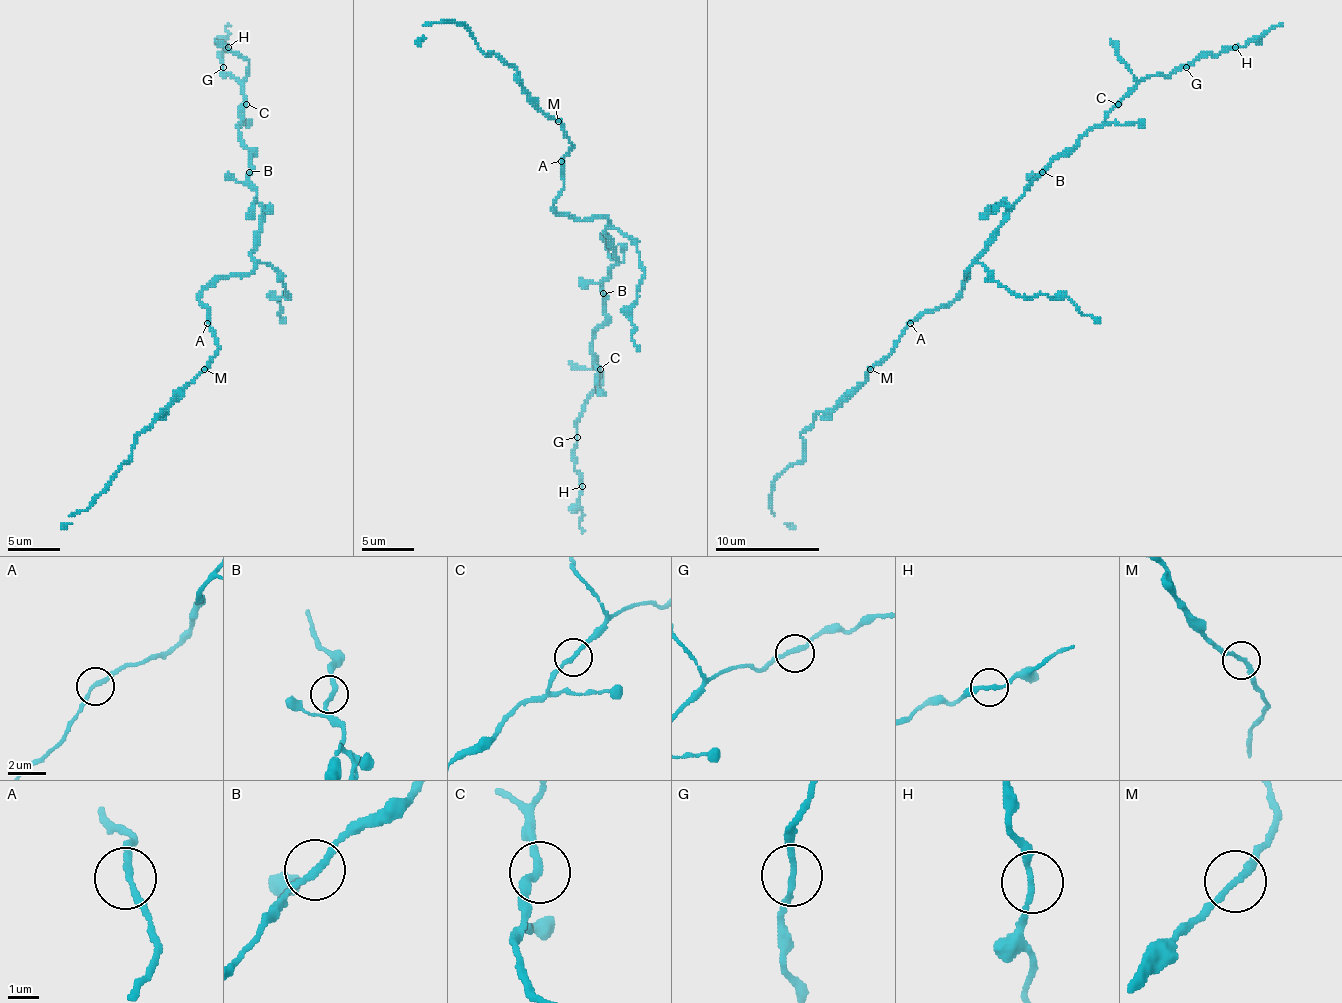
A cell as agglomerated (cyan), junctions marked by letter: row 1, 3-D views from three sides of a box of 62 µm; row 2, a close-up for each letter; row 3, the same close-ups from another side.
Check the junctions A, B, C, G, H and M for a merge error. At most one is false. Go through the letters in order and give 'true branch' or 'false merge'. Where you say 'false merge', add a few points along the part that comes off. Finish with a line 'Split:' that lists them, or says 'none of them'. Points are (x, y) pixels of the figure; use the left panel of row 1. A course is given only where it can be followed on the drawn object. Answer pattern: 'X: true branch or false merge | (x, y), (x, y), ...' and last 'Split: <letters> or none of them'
A: true branch
B: true branch
C: true branch
G: true branch
H: true branch
M: true branch
Split: none of them

